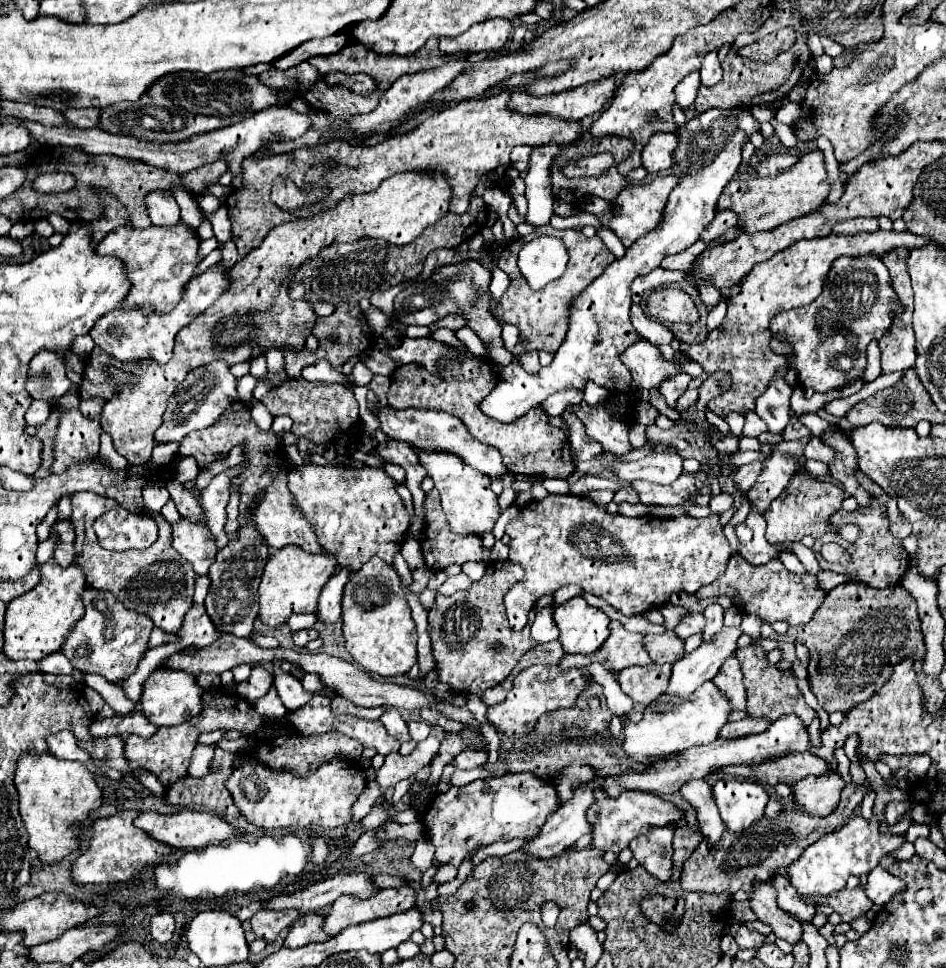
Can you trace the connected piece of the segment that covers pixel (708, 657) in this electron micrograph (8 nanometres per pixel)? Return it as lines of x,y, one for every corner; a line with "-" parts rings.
722,627
708,643
702,643
696,651
674,663
668,695
686,697
704,681
710,681
722,667
722,663
736,651
736,643
744,635
742,627

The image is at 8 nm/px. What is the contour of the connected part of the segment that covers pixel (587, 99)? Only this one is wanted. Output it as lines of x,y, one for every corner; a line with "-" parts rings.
608,77
608,81
600,81
596,85
584,85
580,89
570,89
544,97
528,97
528,93
512,93
508,109
526,115
540,113
556,119
580,121
584,117
602,111
604,103
614,93
614,87
616,87
614,77

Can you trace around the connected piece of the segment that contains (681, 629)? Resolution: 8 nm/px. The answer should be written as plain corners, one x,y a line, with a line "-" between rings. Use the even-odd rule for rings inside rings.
688,611
688,613
682,617
682,621
676,625
674,631
676,631
678,637
688,639
690,635
702,631
702,627
704,627
704,615
702,615
702,613
692,613
692,611

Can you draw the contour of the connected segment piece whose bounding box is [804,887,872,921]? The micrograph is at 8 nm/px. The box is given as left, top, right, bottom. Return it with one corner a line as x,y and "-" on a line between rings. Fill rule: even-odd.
842,889
830,897
804,897
808,903
824,903
830,905
842,921
852,921
860,917
864,911
872,909
872,901
864,897
864,889

